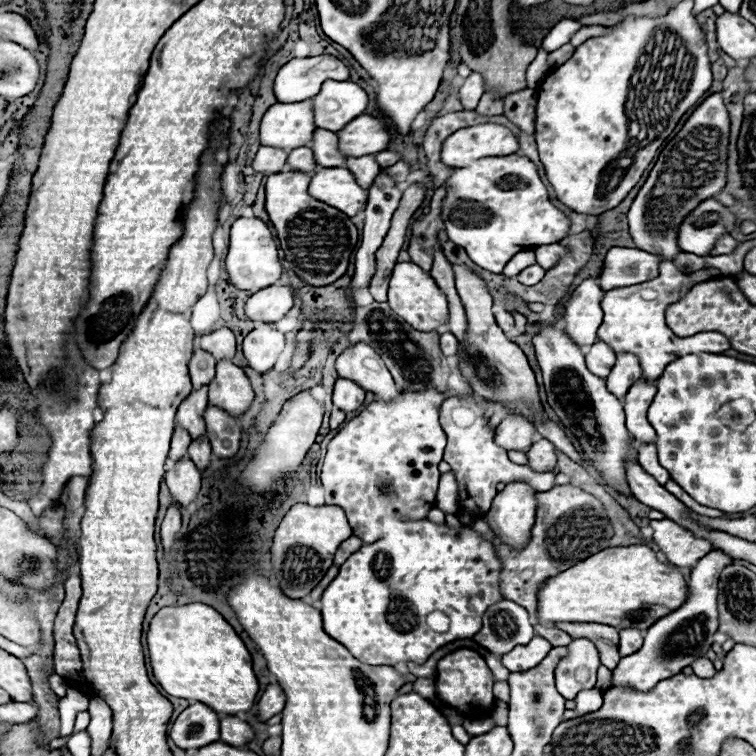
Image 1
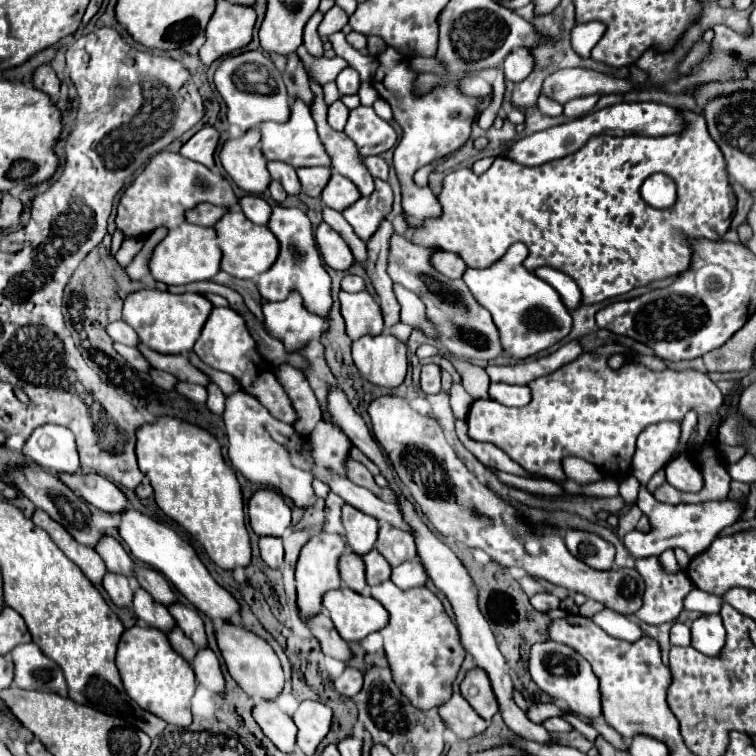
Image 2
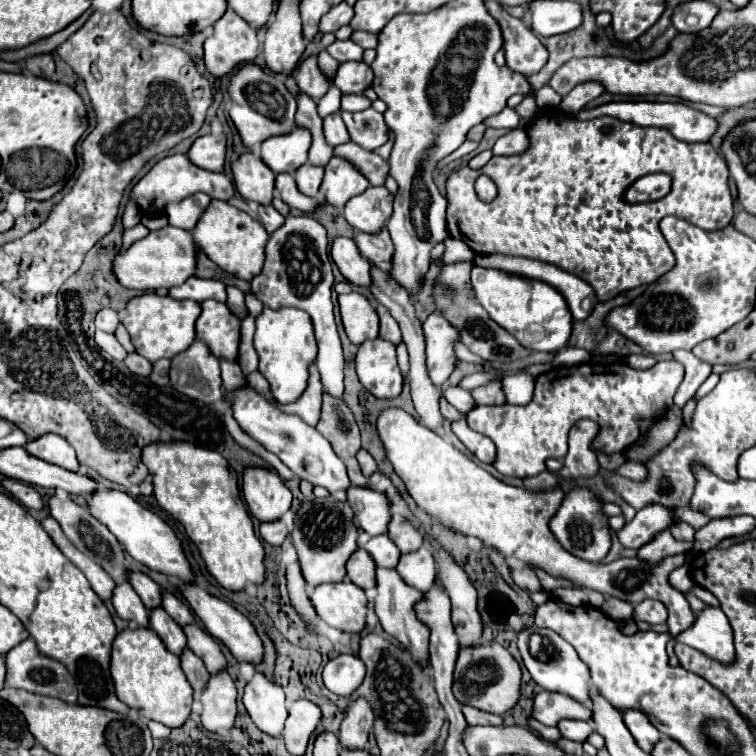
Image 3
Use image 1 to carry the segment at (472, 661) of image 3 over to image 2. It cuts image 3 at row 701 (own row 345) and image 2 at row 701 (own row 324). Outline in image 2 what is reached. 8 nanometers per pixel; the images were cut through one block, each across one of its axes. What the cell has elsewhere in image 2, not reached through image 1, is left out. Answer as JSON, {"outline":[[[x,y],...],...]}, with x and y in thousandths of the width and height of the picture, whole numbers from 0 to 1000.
{"outline":[[[624,884],[616,889],[614,899],[608,902],[608,918],[624,929],[627,939],[638,950],[651,950],[659,942],[659,926],[651,915],[651,905],[646,892],[638,884]]]}

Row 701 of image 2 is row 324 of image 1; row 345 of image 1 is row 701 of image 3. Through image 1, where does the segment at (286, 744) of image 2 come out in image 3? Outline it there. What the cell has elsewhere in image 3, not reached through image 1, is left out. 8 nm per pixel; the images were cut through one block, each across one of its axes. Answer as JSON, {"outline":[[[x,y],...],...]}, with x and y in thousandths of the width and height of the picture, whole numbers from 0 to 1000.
{"outline":[[[339,889],[333,902],[325,905],[323,934],[333,955],[354,974],[373,974],[381,939],[376,934],[376,915],[368,905]]]}

